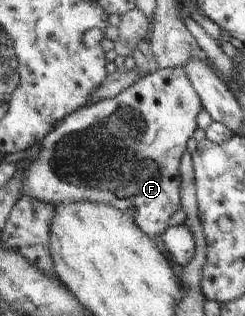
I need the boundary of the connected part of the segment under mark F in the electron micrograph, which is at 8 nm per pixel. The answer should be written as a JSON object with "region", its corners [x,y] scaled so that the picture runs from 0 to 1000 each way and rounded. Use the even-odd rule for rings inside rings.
{"region":[[[755,212],[645,218],[571,247],[461,310],[314,345],[261,373],[167,453],[147,506],[102,544],[106,598],[147,630],[216,646],[363,636],[449,646],[531,674],[616,753],[669,744],[694,687],[743,665],[739,503],[767,446],[808,415],[808,358],[837,345]]]}

